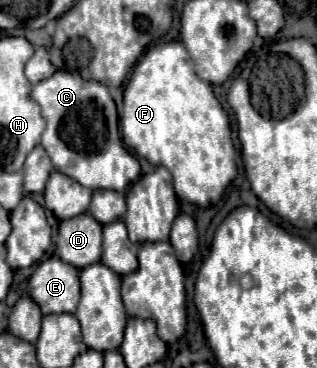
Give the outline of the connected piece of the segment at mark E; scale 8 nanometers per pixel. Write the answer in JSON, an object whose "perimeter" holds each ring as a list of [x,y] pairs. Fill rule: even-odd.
{"perimeter":[[[50,257],[32,273],[28,291],[44,315],[74,313],[80,301],[78,269],[60,261],[60,257]]]}

